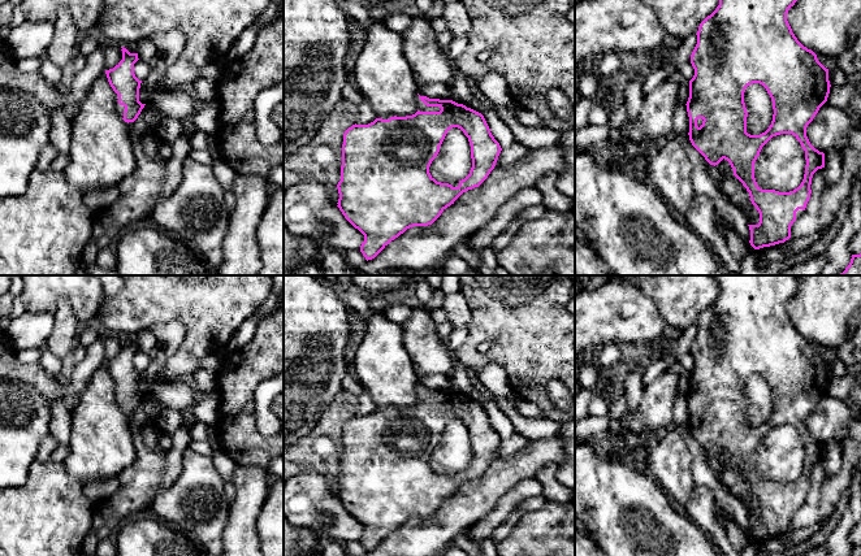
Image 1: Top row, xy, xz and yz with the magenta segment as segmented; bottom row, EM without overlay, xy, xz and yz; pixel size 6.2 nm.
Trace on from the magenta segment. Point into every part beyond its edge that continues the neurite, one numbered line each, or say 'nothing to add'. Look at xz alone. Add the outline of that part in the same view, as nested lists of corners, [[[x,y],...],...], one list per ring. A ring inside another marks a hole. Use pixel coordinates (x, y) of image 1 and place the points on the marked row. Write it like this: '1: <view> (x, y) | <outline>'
1: xz (422, 107) | [[[419,92],[419,95],[416,96],[416,103],[417,103],[417,109],[420,112],[440,112],[441,108],[440,107],[427,107],[420,97],[424,96],[423,94]]]

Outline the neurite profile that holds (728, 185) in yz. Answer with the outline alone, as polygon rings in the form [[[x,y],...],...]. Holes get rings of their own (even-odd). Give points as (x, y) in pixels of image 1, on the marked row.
[[[722,160],[718,165],[710,165],[708,161],[708,170],[714,179],[723,196],[727,196],[736,204],[747,216],[748,225],[758,225],[760,213],[750,201],[749,192],[743,183],[734,175],[734,170],[727,160]]]

